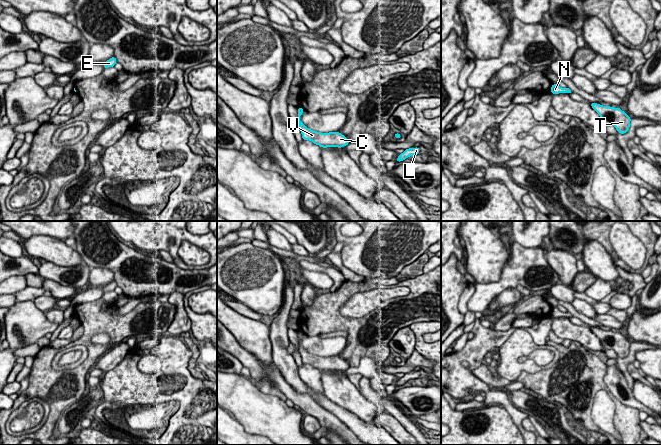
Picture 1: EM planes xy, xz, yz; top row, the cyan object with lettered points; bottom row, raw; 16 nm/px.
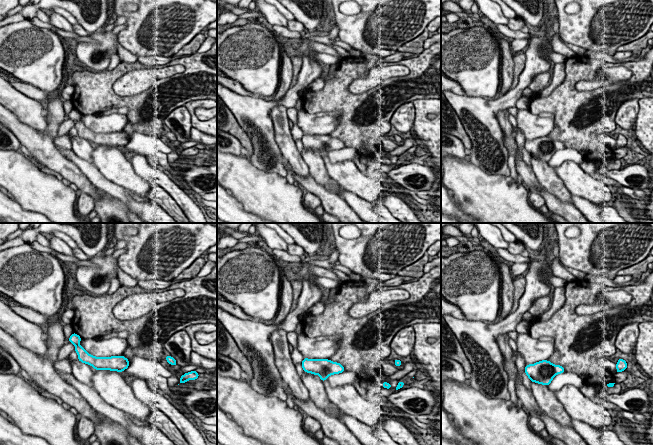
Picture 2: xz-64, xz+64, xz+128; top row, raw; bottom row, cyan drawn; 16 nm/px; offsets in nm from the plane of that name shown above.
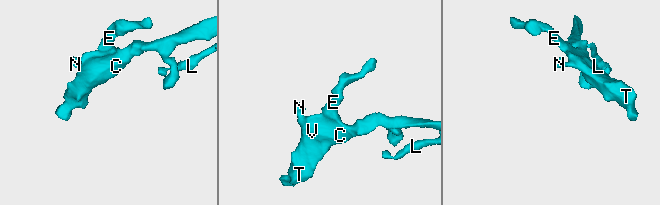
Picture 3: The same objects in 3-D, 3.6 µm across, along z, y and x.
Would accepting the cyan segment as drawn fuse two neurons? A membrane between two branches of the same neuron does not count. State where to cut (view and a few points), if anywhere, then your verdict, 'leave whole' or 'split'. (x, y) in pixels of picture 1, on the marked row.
no cut; leave whole

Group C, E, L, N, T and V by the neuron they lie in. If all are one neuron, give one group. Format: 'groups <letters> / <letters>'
groups C E L N T V

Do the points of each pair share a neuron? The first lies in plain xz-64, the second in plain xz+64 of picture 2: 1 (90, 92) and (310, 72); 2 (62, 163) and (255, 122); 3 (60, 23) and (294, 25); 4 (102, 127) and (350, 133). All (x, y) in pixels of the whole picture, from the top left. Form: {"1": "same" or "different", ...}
{"1": "different", "2": "different", "3": "different", "4": "different"}

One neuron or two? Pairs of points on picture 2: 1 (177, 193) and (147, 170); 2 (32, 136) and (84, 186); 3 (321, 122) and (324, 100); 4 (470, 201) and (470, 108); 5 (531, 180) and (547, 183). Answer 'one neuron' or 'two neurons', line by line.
1: one neuron
2: one neuron
3: two neurons
4: two neurons
5: two neurons

